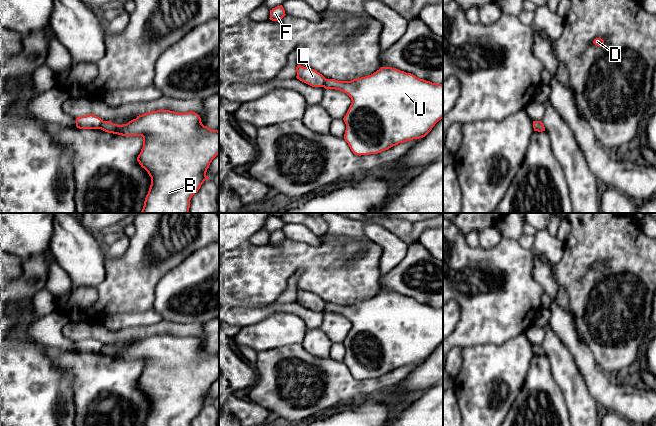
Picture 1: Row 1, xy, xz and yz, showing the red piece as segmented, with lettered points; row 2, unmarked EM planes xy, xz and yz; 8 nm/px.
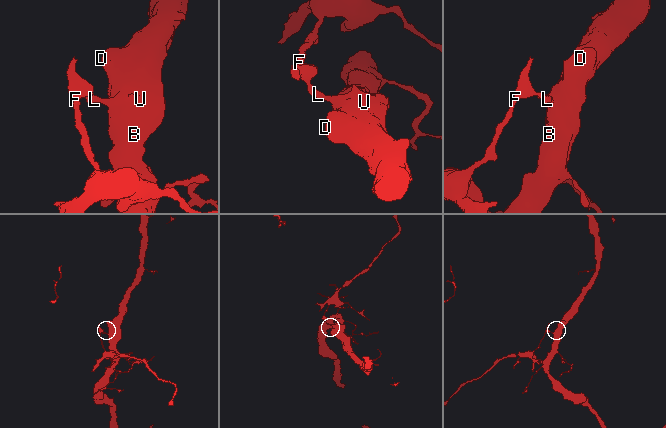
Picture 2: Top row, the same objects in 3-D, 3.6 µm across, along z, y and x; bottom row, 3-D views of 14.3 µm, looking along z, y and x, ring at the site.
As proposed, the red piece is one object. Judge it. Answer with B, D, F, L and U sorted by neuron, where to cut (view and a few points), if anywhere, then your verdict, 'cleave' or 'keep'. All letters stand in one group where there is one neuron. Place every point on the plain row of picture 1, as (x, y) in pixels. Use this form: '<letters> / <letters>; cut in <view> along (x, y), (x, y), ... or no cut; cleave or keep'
B D U / F L; cut in xy along (103, 345), (99, 352); cleave

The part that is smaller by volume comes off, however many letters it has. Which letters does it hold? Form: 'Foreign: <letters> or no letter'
Foreign: F, L

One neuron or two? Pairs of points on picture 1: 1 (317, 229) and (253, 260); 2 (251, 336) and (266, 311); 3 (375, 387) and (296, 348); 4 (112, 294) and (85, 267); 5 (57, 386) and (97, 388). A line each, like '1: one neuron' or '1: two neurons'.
1: two neurons
2: two neurons
3: one neuron
4: two neurons
5: two neurons

